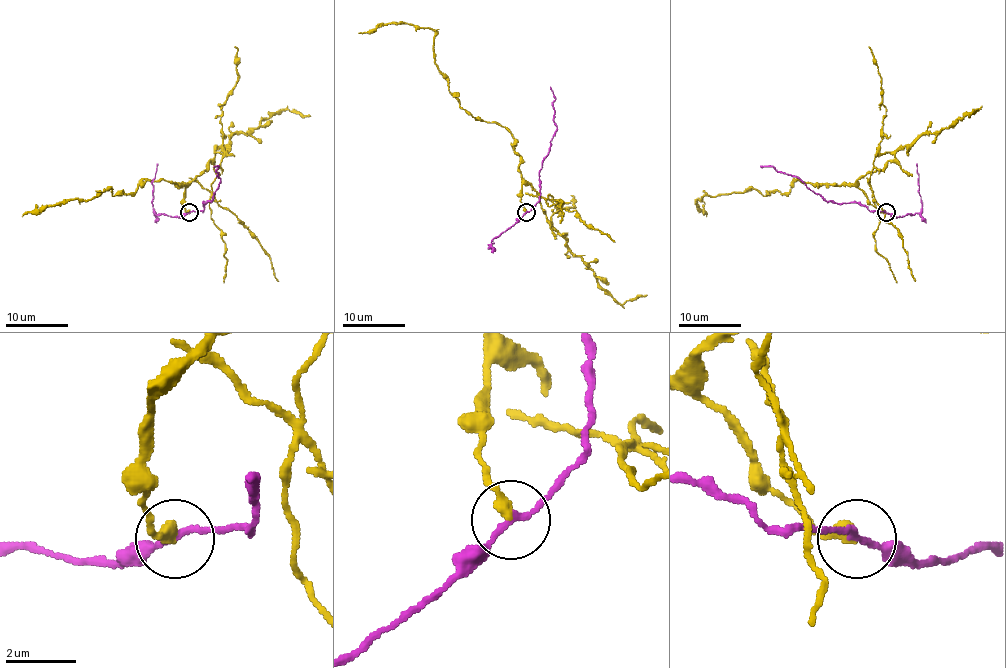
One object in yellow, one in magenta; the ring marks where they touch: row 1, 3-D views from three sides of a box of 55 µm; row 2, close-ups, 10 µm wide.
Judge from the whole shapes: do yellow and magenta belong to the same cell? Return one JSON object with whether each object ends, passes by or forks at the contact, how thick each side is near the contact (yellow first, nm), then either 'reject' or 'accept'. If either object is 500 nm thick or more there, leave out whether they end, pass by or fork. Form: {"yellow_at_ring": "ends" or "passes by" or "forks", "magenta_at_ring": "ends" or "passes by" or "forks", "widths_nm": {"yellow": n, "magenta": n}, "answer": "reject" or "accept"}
{"yellow_at_ring": "ends", "magenta_at_ring": "passes by", "widths_nm": {"yellow": 360, "magenta": 160}, "answer": "reject"}

